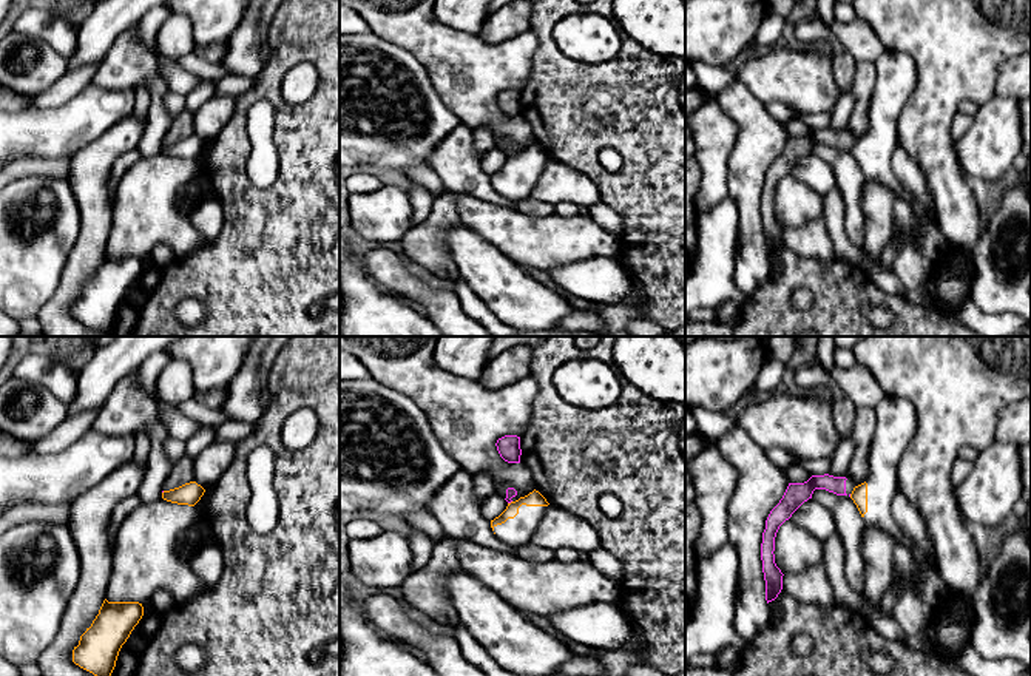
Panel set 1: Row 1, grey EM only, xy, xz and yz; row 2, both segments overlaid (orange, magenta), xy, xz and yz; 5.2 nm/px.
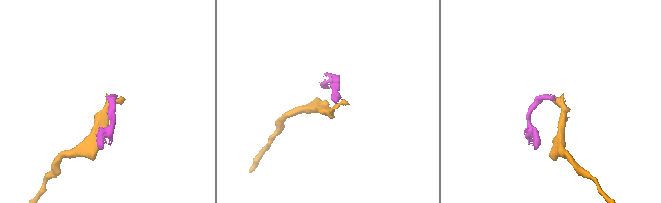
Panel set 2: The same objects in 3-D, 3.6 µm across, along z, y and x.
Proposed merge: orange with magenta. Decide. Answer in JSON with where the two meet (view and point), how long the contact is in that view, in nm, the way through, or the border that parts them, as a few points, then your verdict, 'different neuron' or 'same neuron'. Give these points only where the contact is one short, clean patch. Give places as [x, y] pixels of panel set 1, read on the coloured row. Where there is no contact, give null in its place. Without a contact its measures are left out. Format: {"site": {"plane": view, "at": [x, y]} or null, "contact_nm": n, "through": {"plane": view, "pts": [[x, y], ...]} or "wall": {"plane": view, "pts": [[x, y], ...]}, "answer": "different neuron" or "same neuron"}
{"site": {"plane": "xz", "at": [511, 502]}, "contact_nm": 30, "wall": {"plane": "xz", "pts": [[511, 500], [508, 503]]}, "answer": "different neuron"}

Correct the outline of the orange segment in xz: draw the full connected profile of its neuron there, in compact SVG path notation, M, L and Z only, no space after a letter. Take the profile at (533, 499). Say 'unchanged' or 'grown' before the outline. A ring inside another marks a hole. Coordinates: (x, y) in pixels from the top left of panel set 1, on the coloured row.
unchanged; M534 489L528 495L520 497L519 500L508 503L506 509L499 517L491 520L492 531L497 525L505 523L508 519L514 519L519 514L519 508L522 505L526 505L526 506L548 506L549 503L546 502L546 499L539 491Z

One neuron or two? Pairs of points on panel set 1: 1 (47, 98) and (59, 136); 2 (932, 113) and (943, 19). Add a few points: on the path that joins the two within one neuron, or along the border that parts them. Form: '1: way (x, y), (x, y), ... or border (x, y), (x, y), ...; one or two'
1: border (81, 88), (56, 107), (31, 105); two
2: border (919, 77), (931, 77), (956, 111); two

